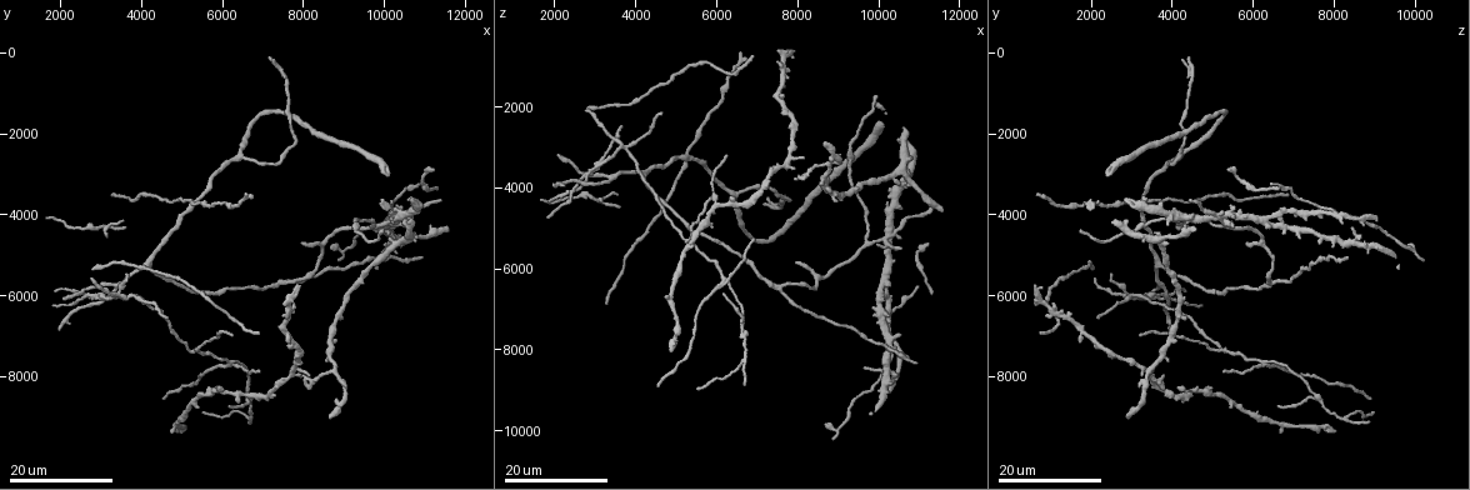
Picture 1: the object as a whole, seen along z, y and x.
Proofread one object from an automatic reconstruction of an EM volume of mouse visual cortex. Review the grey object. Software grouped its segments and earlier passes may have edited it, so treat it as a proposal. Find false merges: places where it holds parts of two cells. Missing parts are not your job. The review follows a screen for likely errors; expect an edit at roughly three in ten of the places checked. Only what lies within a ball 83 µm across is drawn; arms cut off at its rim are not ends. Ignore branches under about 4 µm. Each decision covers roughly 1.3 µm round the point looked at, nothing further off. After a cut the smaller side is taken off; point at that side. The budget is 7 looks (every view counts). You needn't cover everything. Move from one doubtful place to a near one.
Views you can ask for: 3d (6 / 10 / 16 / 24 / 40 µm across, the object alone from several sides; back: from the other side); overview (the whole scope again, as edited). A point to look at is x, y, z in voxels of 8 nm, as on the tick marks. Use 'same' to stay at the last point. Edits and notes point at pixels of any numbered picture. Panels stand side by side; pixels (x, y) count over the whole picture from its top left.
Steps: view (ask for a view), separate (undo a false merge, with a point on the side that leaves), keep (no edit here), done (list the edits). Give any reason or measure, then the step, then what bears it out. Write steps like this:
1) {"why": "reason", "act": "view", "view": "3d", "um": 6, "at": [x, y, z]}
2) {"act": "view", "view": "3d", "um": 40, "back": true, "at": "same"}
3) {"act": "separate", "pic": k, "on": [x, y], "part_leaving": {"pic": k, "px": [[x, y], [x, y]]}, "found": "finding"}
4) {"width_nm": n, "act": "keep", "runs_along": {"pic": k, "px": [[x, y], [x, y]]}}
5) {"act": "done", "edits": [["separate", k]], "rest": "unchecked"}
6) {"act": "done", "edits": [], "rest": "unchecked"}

{"act": "view", "view": "3d", "um": 16, "at": [3350, 5750, 3800]}

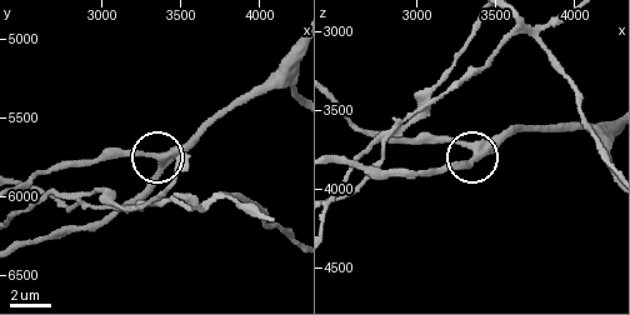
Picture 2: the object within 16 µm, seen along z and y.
{"act": "view", "view": "3d", "um": 6, "at": [3380, 5780, 3760]}

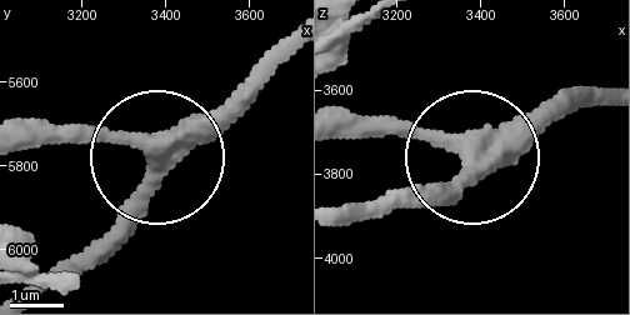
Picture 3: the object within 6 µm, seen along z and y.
{"width_nm": 360, "act": "keep", "runs_along": {"pic": 3, "px": [[284, 43], [163, 159], [109, 136], [29, 136]]}, "found": "one cell here"}

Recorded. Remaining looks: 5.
{"why": "four or more arms meet", "act": "view", "view": "3d", "um": 24, "at": [6200, 7750, 6300]}

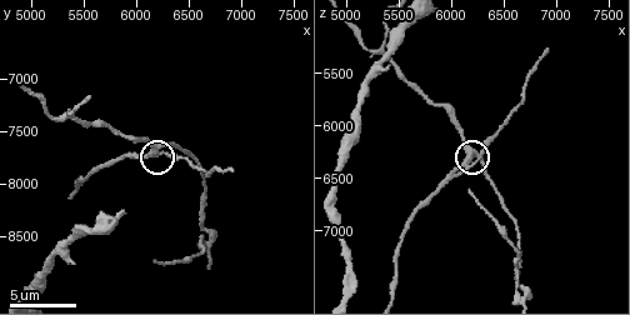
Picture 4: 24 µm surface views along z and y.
{"why": "closer look", "act": "view", "view": "3d", "um": 6, "at": [6260, 7720, 6340]}

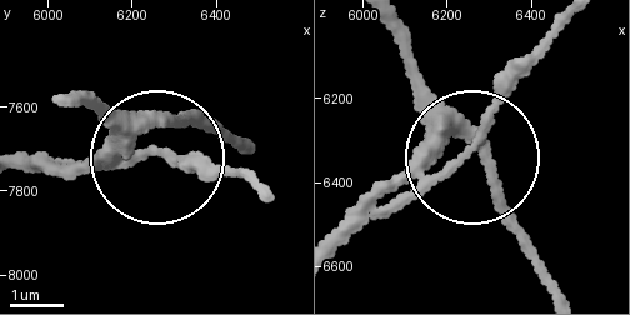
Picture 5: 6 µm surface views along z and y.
{"width_nm": 330, "act": "separate", "pic": 5, "on": [153, 151], "part_leaving": {"pic": 5, "px": [[415, 185], [464, 145], [554, 24]]}, "found": "two cells meet here"}

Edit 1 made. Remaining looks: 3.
{"act": "view", "view": "overview"}

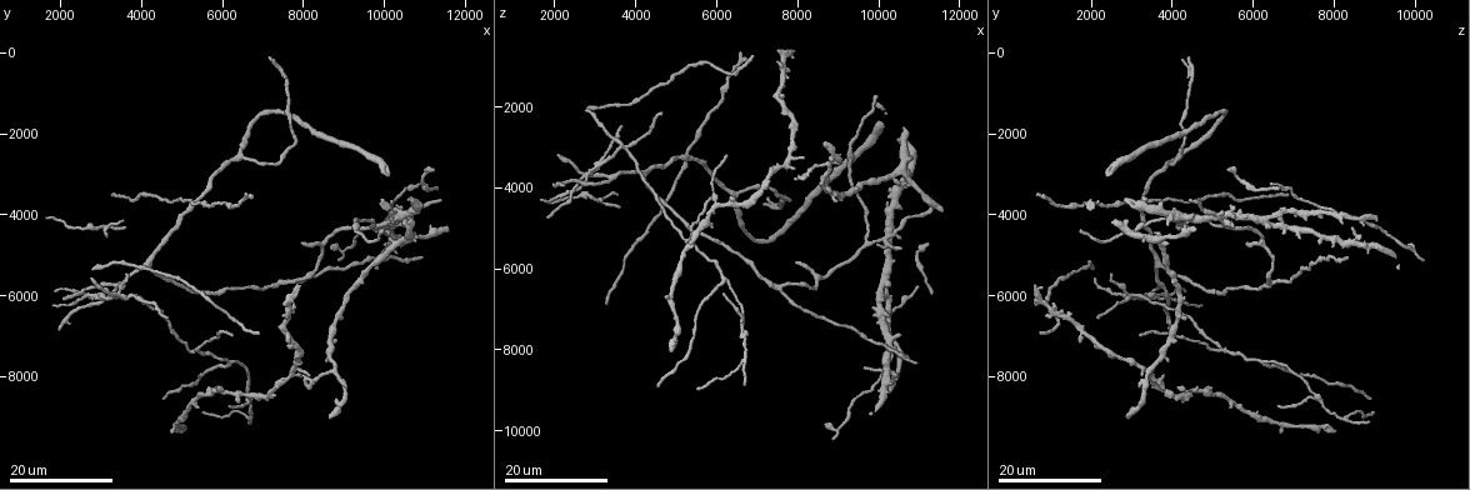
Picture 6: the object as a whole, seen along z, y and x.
{"act": "view", "view": "3d", "um": 16, "at": [10400, 4600, 3600]}

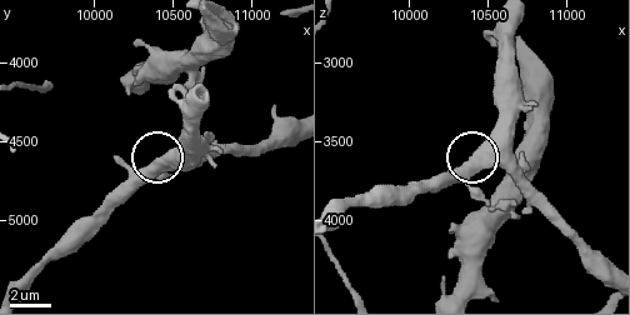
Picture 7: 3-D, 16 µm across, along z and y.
{"act": "view", "view": "3d", "um": 10, "at": [10460, 4620, 3560]}

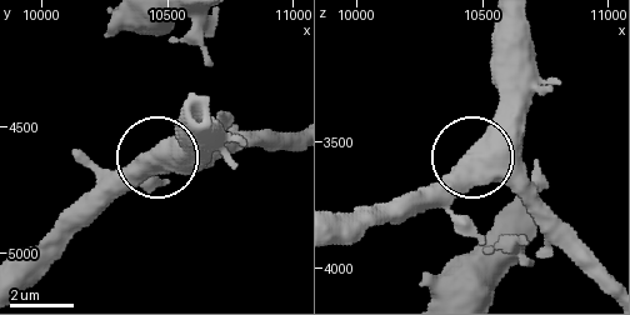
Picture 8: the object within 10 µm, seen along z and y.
{"act": "keep", "found": "one cell here"}

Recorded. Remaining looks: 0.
{"act": "done", "edits": [["separate", 5]], "rest": "unchecked"}

